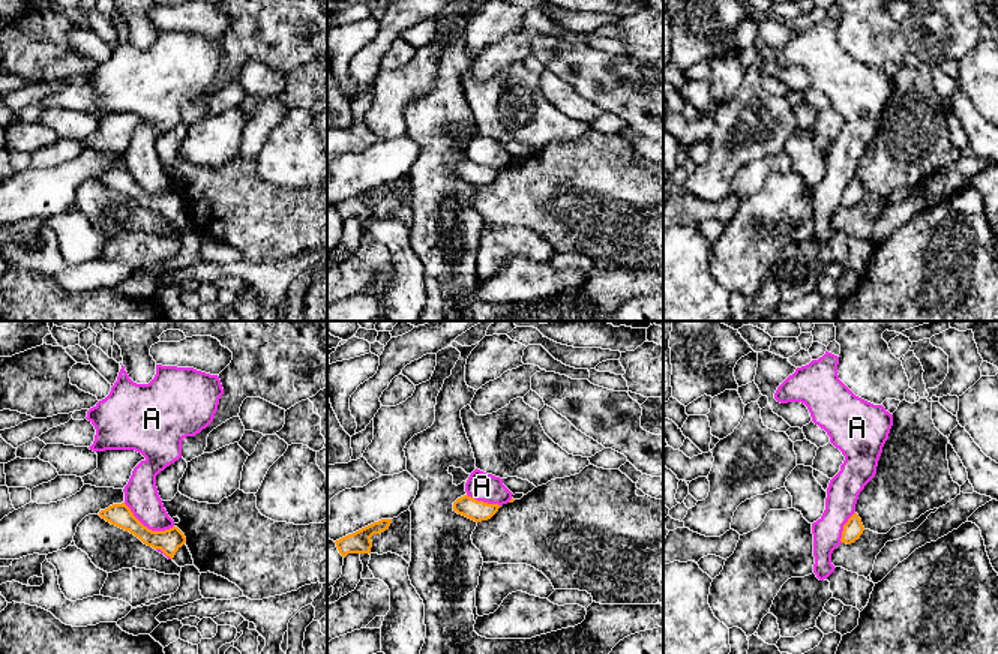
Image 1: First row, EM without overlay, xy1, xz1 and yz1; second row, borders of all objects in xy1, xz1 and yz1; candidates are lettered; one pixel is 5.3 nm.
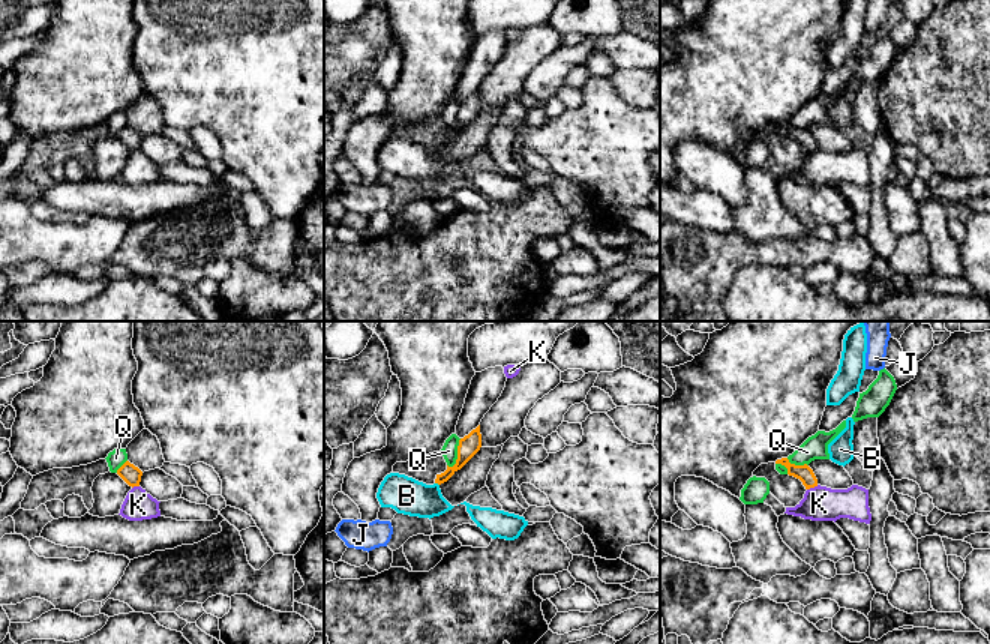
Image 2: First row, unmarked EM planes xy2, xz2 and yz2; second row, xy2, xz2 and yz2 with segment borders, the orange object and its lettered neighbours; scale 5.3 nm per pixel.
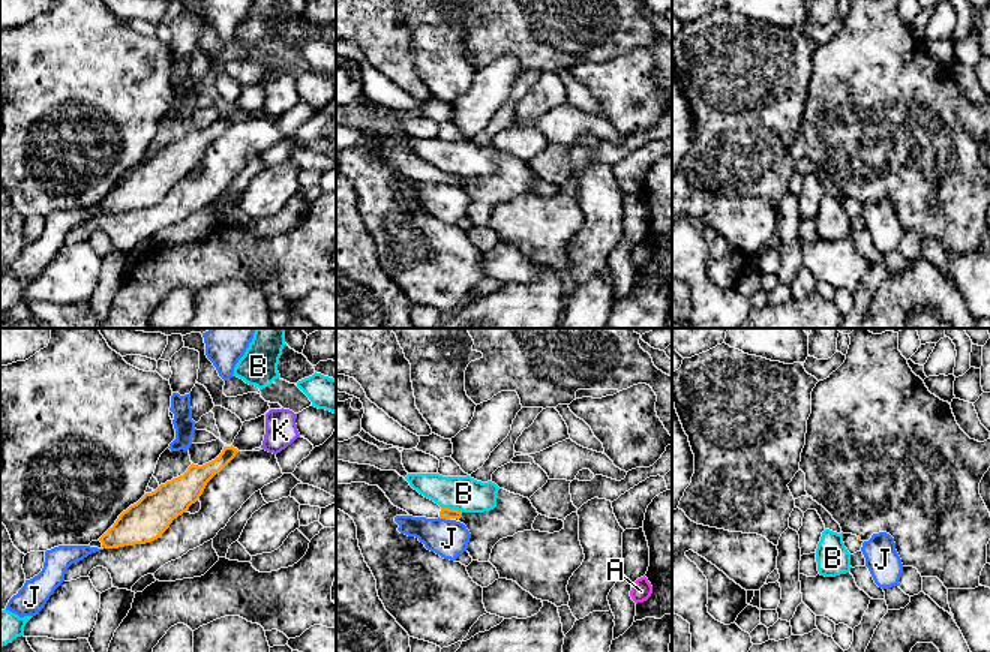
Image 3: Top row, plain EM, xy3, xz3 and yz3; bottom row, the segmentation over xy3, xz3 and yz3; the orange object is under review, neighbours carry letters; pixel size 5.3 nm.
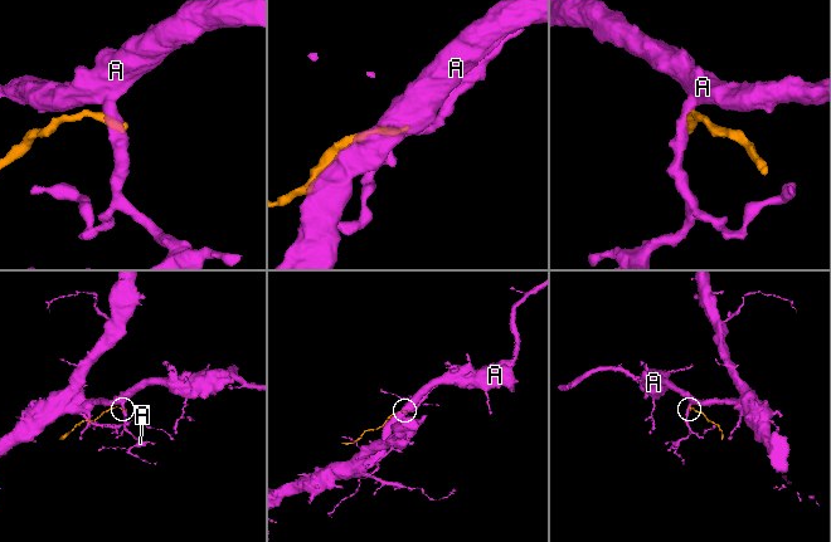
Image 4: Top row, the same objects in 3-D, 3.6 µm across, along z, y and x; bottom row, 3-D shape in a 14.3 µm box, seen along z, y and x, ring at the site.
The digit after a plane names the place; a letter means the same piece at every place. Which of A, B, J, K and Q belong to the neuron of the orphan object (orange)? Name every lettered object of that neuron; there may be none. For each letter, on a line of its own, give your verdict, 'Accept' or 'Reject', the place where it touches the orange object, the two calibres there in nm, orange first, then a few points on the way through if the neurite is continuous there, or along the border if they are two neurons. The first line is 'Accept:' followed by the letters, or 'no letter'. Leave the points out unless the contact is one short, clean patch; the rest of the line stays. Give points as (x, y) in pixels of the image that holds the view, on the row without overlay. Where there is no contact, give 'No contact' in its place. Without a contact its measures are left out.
Accept: no letter
A: Reject. Touches orange at xy1 (146, 191). Thickness 120 nm (orange) against 180 nm. Boundary: xy1 (123, 167), (152, 194), (168, 194), (173, 191)
B: Reject. Touches orange at xz3 (452, 174). Thickness 60 nm (orange) against 190 nm
J: Reject. Touches orange at xz3 (444, 182). Thickness 60 nm (orange) against 200 nm. Boundary: xz3 (438, 182), (449, 185)
K: Reject. Touches orange at yz2 (812, 150). Thickness 90 nm (orange) against 190 nm. Boundary: yz2 (818, 149), (807, 153)
Q: Reject. Touches orange at xz2 (458, 117). Thickness 110 nm (orange) against 90 nm. Boundary: xz2 (461, 102), (456, 111), (456, 125), (449, 131)

